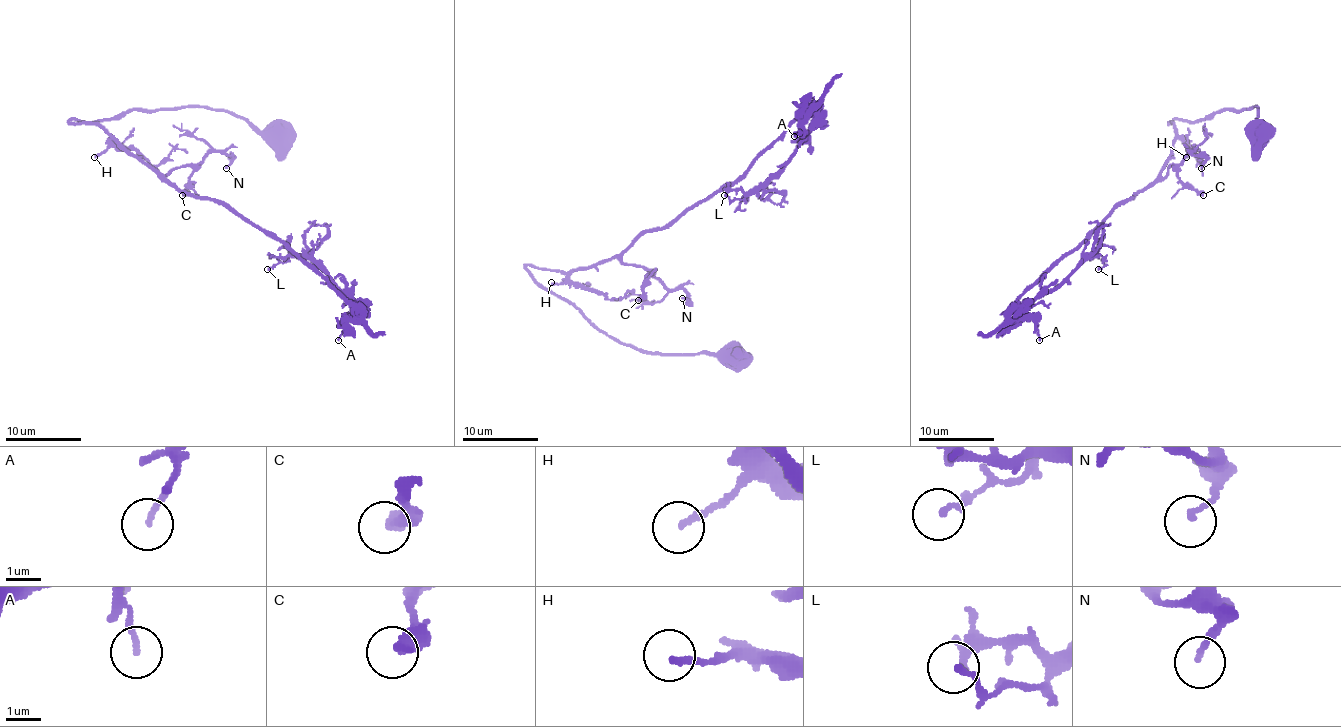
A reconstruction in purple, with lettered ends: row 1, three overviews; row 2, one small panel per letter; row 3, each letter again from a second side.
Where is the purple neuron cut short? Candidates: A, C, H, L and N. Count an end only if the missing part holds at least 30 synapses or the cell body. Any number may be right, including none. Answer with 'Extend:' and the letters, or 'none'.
Extend: none

